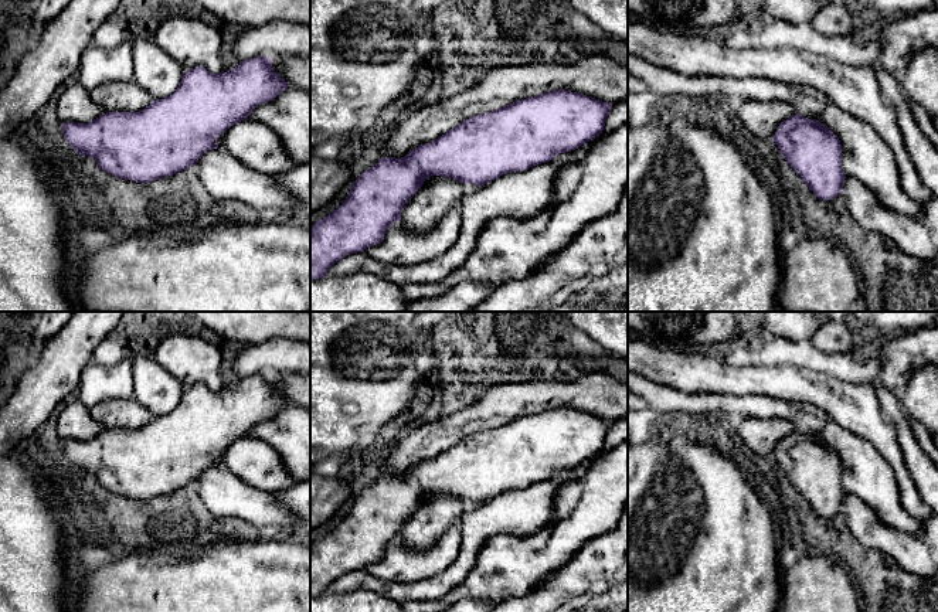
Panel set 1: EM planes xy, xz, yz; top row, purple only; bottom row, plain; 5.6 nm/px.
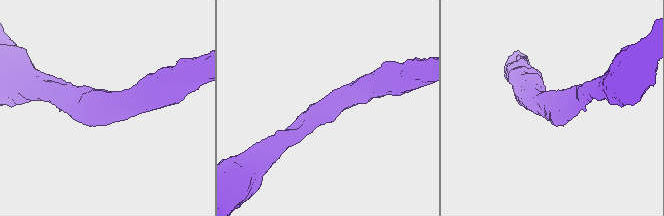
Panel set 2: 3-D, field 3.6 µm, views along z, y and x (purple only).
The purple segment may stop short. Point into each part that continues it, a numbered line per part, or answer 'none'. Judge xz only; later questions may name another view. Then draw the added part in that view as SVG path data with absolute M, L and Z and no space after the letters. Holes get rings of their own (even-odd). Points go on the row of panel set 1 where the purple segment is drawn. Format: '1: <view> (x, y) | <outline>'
1: xz (598, 77) | M604 55L577 64L526 64L489 69L472 88L428 106L415 105L400 120L381 149L383 157L401 159L460 122L516 101L565 89L606 103L628 99L628 67Z

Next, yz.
1: yz (761, 119) | M740 101L731 108L731 116L747 129L757 142L772 139L781 122L795 115L791 105L772 101Z

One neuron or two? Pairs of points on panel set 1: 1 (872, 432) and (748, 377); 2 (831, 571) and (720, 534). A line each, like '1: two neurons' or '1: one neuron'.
1: one neuron
2: two neurons

